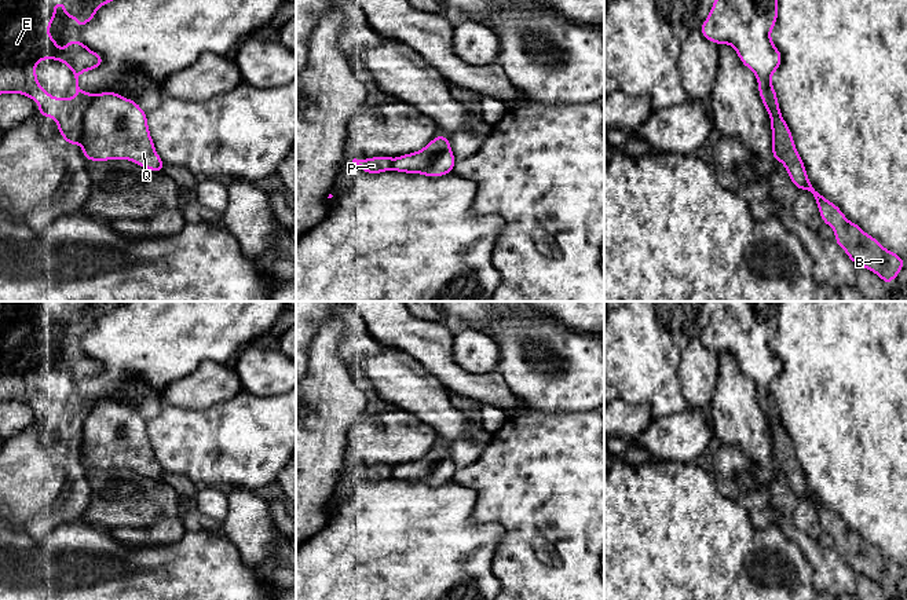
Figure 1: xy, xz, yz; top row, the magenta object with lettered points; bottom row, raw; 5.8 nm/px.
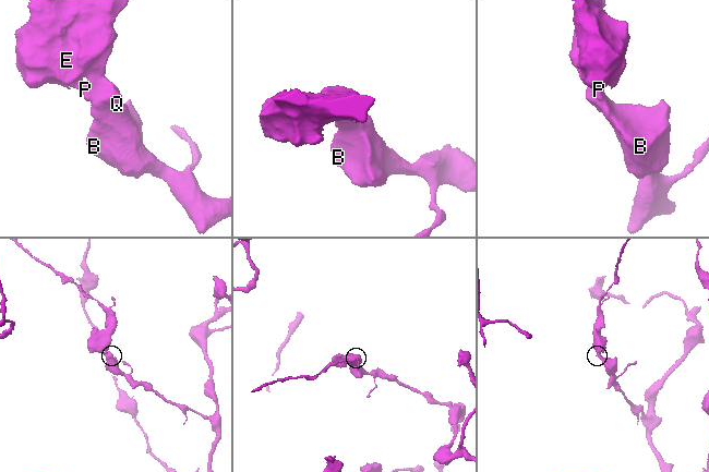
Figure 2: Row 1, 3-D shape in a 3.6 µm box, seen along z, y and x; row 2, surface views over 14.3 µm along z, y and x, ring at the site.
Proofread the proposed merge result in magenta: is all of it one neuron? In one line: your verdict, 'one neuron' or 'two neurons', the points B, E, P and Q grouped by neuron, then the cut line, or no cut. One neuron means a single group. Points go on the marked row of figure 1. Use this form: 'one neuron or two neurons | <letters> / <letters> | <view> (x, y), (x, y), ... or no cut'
two neurons | B Q / E P | xy (95, 97), (84, 113), (79, 142)

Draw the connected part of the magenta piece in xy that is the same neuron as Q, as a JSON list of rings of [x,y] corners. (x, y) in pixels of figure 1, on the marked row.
[[[111,91],[98,94],[87,107],[80,144],[87,161],[128,160],[156,172],[165,165],[150,136],[147,114],[135,100]]]

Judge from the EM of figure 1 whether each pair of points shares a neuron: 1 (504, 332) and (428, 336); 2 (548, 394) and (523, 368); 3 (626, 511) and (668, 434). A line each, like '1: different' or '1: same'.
1: different
2: same
3: different

